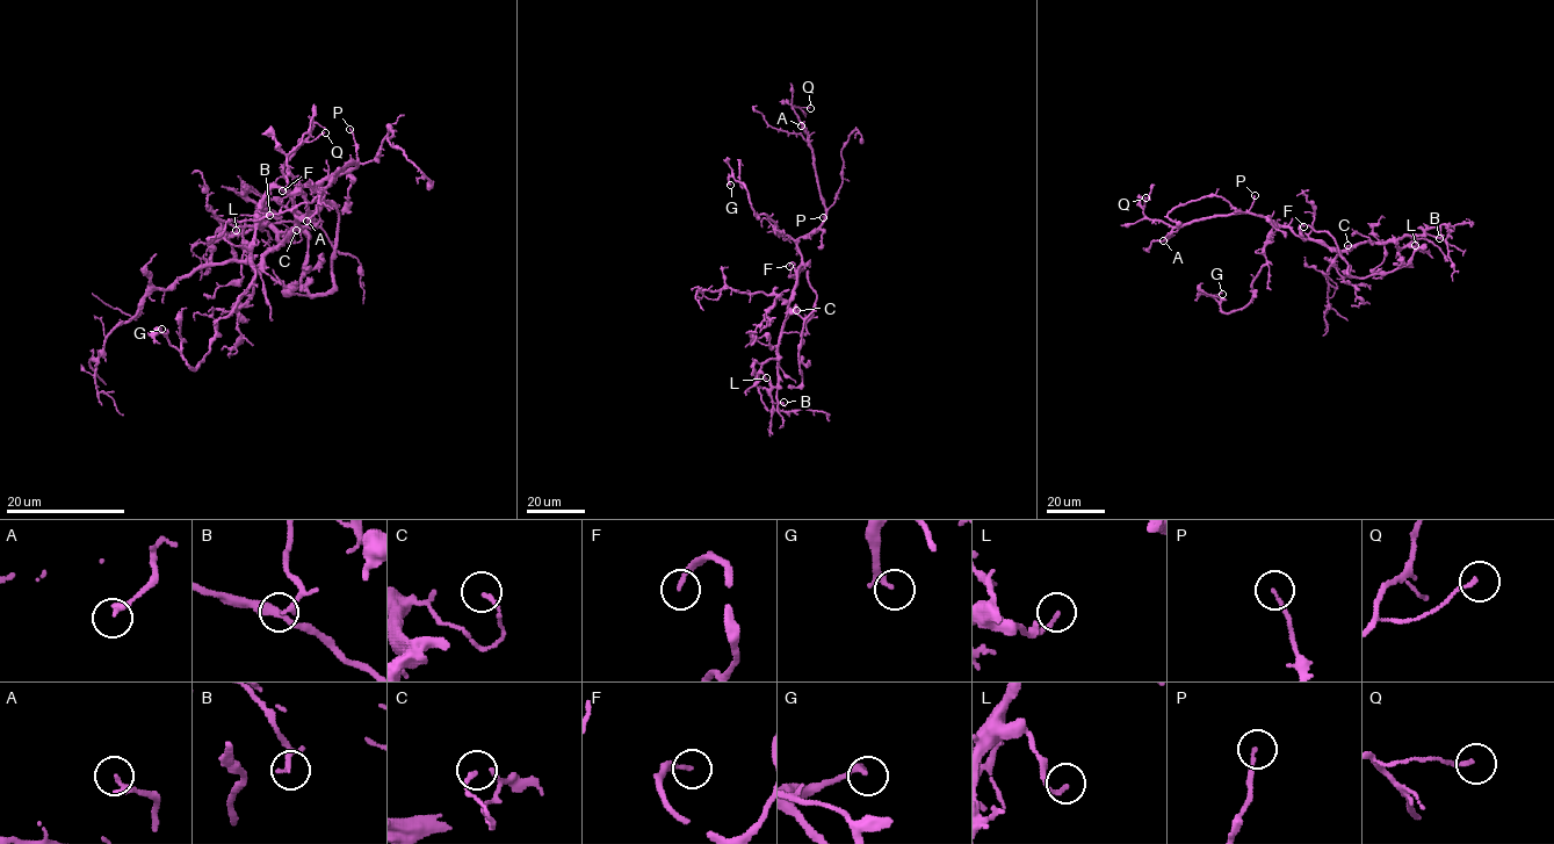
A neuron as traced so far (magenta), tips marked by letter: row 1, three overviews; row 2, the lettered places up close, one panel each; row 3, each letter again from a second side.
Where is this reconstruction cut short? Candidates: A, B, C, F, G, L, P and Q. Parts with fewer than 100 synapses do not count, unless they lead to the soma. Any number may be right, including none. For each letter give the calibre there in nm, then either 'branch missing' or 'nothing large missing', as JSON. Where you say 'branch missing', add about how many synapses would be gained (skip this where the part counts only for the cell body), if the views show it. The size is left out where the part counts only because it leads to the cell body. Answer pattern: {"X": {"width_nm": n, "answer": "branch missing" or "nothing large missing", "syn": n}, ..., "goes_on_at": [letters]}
{"A": {"width_nm": 200, "answer": "nothing large missing"}, "B": {"width_nm": 120, "answer": "nothing large missing"}, "C": {"width_nm": 140, "answer": "nothing large missing"}, "F": {"width_nm": 140, "answer": "branch missing"}, "G": {"width_nm": 240, "answer": "nothing large missing"}, "L": {"width_nm": 140, "answer": "nothing large missing"}, "P": {"width_nm": 150, "answer": "nothing large missing"}, "Q": {"width_nm": 130, "answer": "nothing large missing"}, "goes_on_at": ["F"]}

